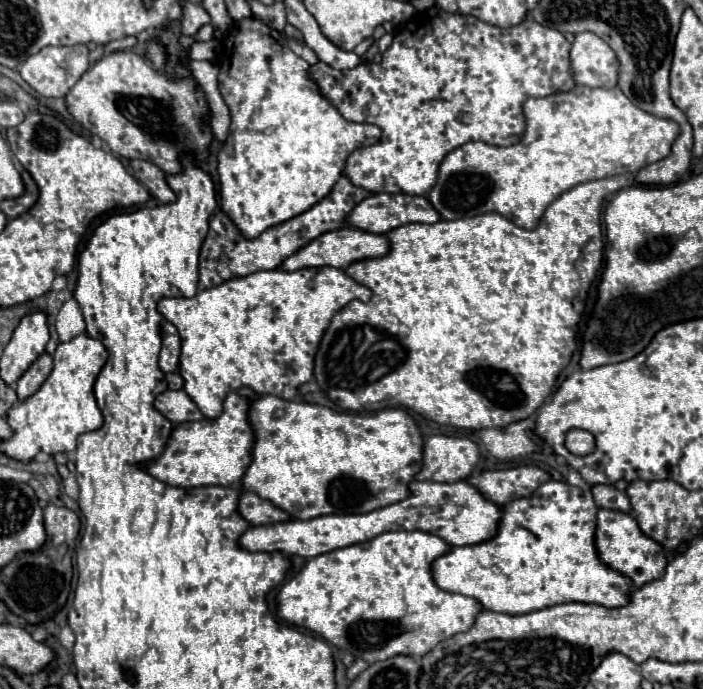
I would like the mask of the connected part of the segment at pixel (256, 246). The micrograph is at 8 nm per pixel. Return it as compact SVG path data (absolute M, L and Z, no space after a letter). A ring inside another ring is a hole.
M342 176L336 182L336 186L332 188L332 192L322 202L318 202L316 206L312 206L304 214L294 216L288 222L282 222L282 224L278 224L274 228L268 228L266 232L262 232L254 240L244 238L224 212L216 212L210 218L210 232L208 232L208 236L206 236L204 244L202 244L202 250L200 250L200 282L198 282L198 288L206 290L206 288L214 288L214 286L222 284L224 278L222 278L220 270L224 270L224 268L230 270L232 278L248 276L250 272L258 272L258 270L274 270L274 268L278 268L288 256L292 256L298 248L306 246L310 240L318 238L322 232L338 230L340 226L344 226L346 214L360 200L364 200L368 196L370 196L368 190L350 184L350 180L346 176Z

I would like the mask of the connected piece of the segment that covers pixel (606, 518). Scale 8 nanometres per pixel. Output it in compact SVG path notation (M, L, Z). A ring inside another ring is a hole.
M598 510L596 550L598 550L600 560L608 568L628 576L634 586L644 586L646 582L658 580L658 576L662 576L662 572L668 564L664 548L658 542L654 542L652 538L644 536L642 530L638 528L636 520L630 514L614 512L614 510Z

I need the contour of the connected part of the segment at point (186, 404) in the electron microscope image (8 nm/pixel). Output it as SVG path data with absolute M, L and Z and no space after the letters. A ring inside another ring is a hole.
M166 390L158 394L154 400L154 408L174 424L204 418L198 406L192 402L192 398L184 390Z

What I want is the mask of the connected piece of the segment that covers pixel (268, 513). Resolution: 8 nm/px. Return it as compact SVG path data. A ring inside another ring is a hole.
M242 490L240 492L240 498L238 498L238 512L240 516L250 522L250 524L272 524L272 522L282 522L282 520L288 520L290 516L272 506L268 500L262 500L260 496L252 494L252 492L246 492Z

